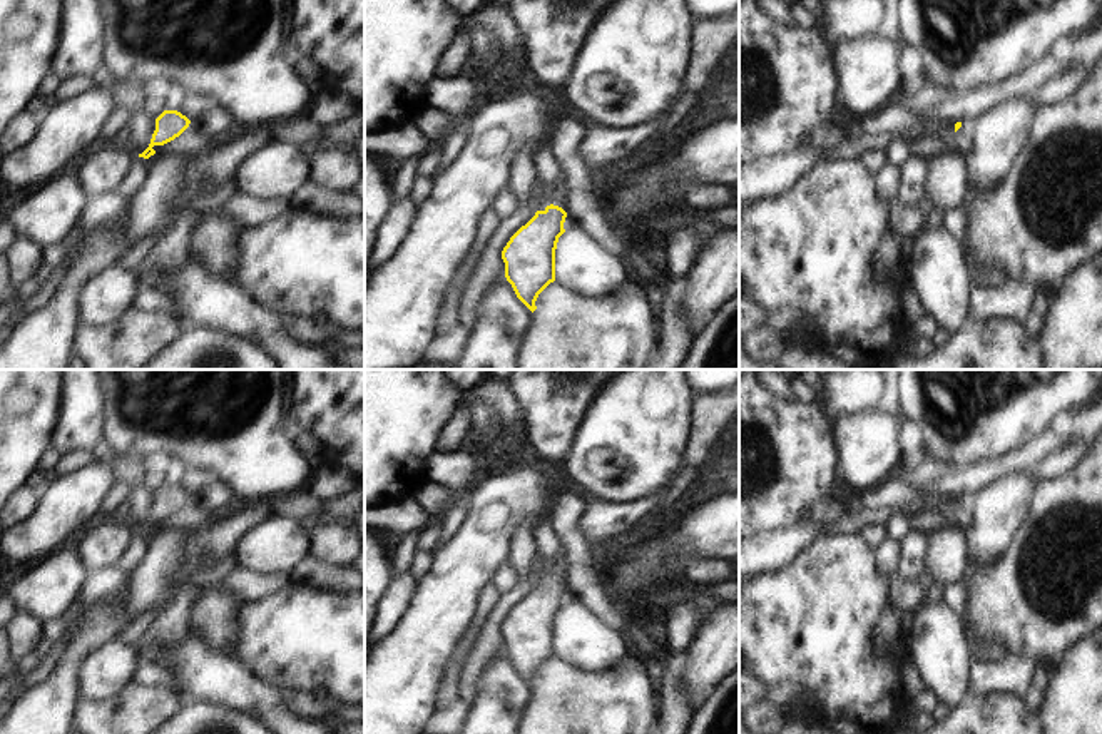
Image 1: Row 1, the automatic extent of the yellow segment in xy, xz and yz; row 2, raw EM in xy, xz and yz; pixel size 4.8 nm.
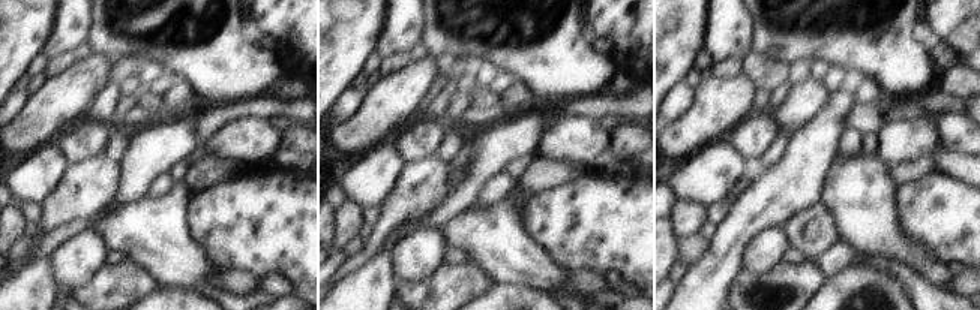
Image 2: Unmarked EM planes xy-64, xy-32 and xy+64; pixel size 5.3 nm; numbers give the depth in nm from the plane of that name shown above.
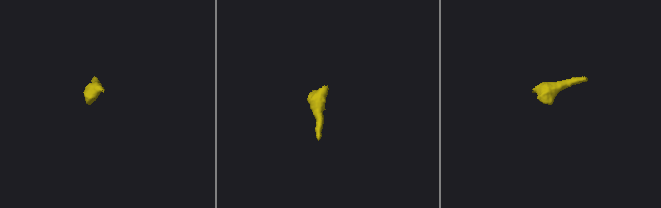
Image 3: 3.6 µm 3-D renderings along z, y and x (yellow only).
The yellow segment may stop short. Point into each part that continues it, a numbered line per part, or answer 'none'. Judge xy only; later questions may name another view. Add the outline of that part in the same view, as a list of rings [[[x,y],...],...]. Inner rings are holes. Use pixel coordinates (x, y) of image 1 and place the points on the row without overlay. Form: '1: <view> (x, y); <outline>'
none

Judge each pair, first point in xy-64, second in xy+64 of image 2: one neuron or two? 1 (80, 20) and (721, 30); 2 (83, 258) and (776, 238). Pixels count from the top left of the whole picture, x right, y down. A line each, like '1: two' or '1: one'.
1: one
2: one

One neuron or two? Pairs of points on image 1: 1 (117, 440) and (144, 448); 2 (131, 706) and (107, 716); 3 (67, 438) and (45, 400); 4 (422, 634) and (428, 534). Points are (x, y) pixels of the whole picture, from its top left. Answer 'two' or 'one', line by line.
1: one
2: one
3: two
4: two

